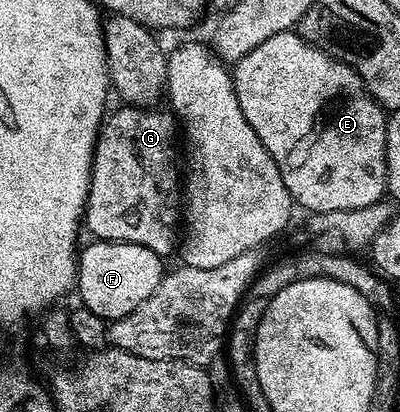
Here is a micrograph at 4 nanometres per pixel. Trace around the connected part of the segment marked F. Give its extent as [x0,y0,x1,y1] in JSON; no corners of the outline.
[75,241,166,320]

